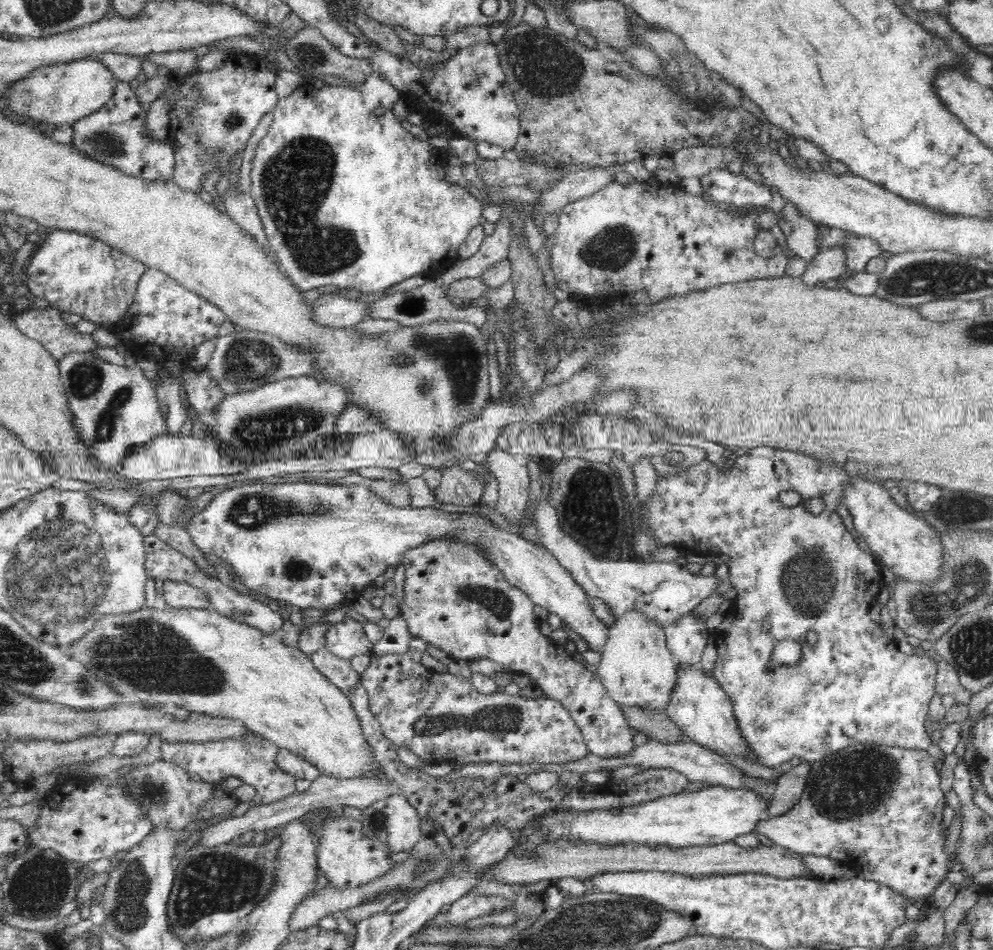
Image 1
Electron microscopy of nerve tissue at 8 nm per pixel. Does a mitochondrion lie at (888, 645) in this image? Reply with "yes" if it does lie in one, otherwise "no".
no

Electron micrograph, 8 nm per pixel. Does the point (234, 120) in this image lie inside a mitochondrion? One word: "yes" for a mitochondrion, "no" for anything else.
yes

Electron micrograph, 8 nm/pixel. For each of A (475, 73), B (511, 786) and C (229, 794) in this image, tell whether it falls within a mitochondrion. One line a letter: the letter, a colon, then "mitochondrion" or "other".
A: mitochondrion
B: other
C: other

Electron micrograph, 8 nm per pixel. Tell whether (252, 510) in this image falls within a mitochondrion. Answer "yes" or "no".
yes

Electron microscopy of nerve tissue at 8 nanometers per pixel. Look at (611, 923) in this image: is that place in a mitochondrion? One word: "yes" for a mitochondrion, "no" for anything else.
yes

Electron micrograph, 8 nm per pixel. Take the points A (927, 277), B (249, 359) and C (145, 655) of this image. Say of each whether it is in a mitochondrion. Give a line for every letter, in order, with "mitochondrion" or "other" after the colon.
A: mitochondrion
B: mitochondrion
C: mitochondrion

